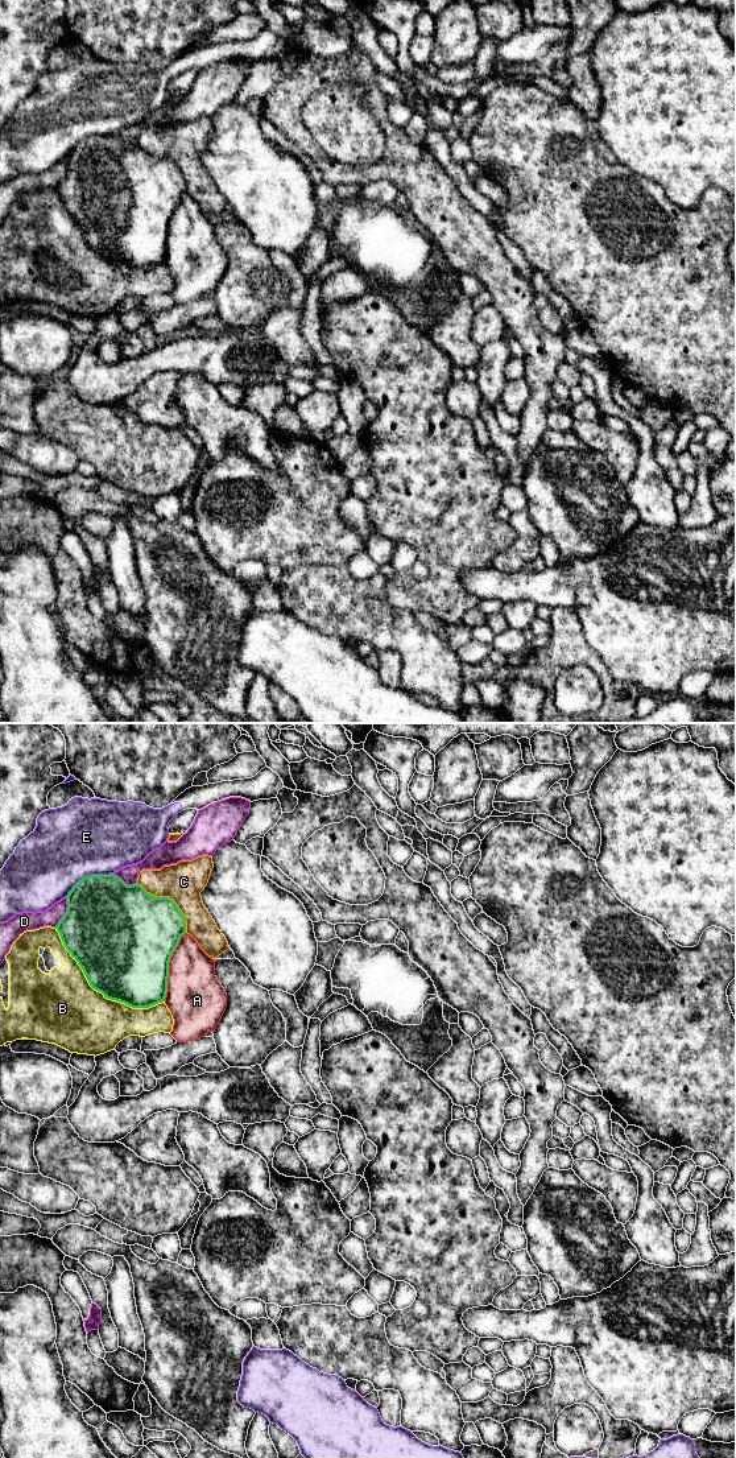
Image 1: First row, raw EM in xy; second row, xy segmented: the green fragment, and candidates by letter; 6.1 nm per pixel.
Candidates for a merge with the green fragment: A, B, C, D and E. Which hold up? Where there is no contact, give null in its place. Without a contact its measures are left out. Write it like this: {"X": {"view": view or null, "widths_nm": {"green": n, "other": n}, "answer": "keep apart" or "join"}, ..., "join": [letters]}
{"A": {"view": "xy", "widths_nm": {"green": 500, "other": 340}, "answer": "join"}, "B": {"view": "xy", "widths_nm": {"green": 500, "other": 440}, "answer": "keep apart"}, "C": {"view": "xy", "widths_nm": {"green": 440, "other": 240}, "answer": "keep apart"}, "D": {"view": "xy", "widths_nm": {"green": 500, "other": 110}, "answer": "keep apart"}, "E": {"view": "xy", "widths_nm": {"green": 440, "other": 460}, "answer": "keep apart"}, "join": ["A"]}

